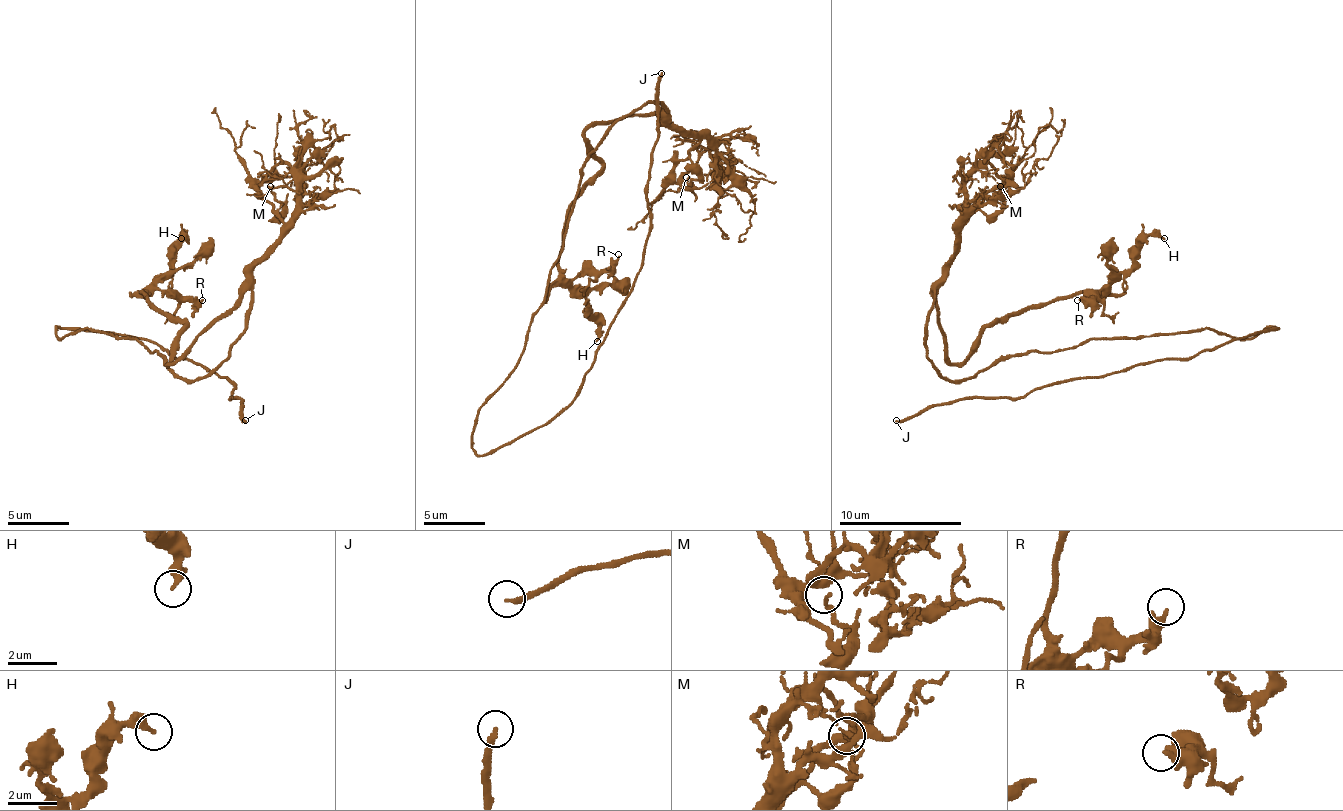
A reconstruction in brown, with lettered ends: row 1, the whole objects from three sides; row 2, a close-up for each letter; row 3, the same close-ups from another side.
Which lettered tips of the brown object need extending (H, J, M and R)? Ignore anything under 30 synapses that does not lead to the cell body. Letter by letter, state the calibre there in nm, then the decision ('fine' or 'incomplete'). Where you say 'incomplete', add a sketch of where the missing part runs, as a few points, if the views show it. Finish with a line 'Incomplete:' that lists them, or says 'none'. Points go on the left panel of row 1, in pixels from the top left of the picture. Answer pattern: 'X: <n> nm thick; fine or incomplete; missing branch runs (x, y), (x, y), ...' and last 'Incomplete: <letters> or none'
H: 280 nm thick; fine
J: 190 nm thick; incomplete
M: 160 nm thick; fine
R: 340 nm thick; fine
Incomplete: J

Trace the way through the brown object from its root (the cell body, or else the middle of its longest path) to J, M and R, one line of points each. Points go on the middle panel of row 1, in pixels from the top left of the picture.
J: (547, 276), (516, 368), (480, 408), (480, 455), (544, 427), (575, 396), (640, 270), (661, 73)
M: (547, 276), (581, 168), (643, 104), (661, 104), (680, 131), (698, 137), (689, 150), (698, 177), (686, 177)
R: (547, 276), (590, 153), (661, 104), (584, 131), (600, 171), (569, 208), (560, 270), (603, 273), (618, 254)

